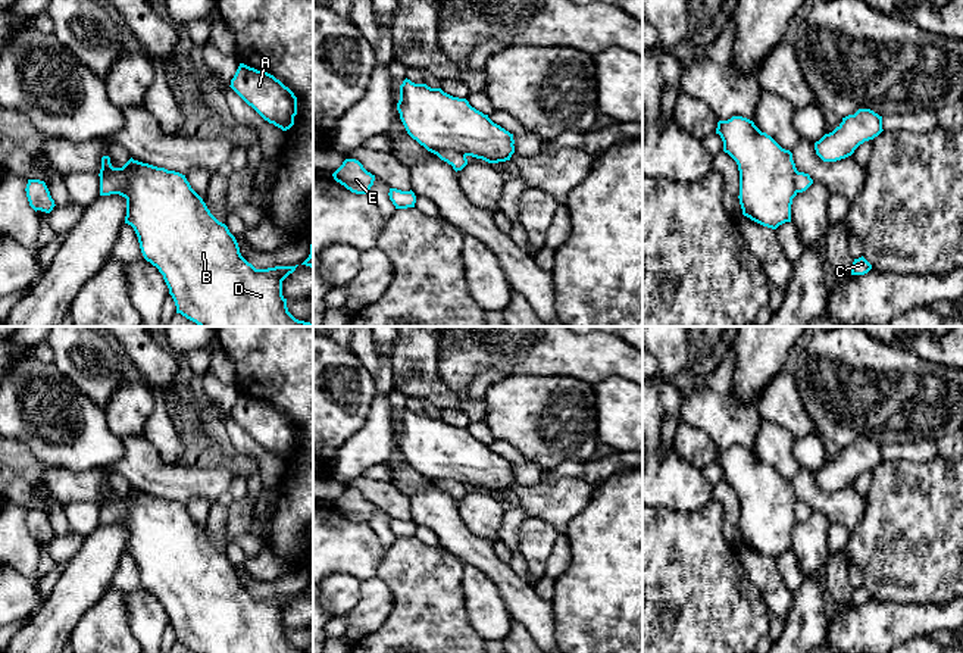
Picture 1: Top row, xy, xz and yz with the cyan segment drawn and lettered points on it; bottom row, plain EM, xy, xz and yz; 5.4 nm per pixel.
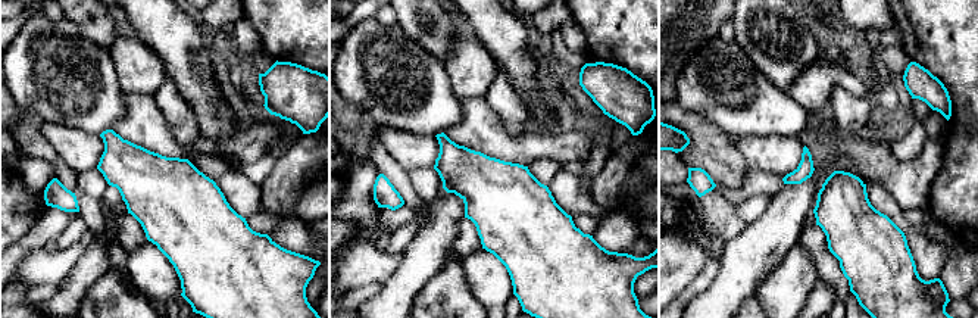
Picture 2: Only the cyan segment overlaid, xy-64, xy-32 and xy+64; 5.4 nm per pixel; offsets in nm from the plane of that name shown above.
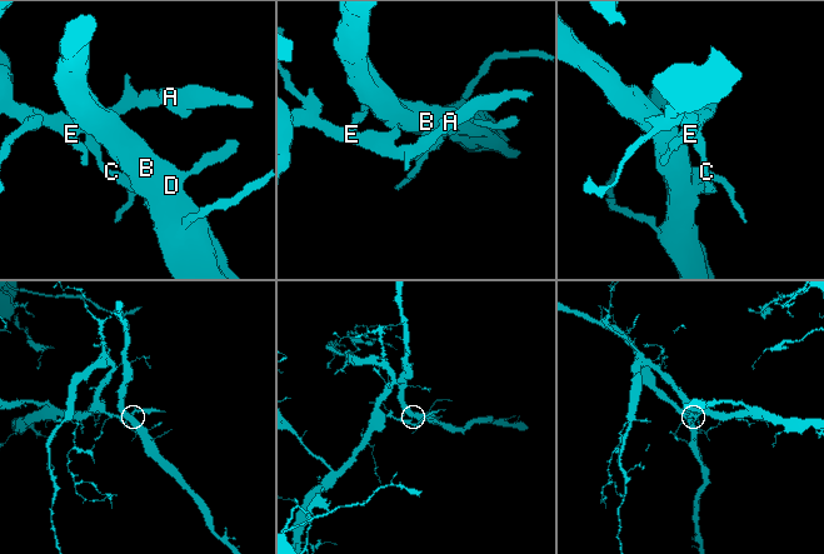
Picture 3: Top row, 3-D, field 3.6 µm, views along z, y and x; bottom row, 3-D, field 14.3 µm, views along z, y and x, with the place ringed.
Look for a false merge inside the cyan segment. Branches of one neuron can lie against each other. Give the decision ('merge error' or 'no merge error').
merge error

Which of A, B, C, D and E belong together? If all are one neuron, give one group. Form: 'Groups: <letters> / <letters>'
Groups: A C E / B D

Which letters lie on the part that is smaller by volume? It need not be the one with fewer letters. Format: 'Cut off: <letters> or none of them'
Cut off: B, D

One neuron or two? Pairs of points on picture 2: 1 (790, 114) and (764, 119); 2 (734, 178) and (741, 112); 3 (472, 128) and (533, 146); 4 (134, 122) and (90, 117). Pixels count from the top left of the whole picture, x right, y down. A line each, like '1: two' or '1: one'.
1: one
2: two
3: one
4: two

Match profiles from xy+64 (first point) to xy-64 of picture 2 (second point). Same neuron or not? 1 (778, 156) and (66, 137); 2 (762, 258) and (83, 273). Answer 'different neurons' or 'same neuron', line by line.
1: same neuron
2: same neuron

